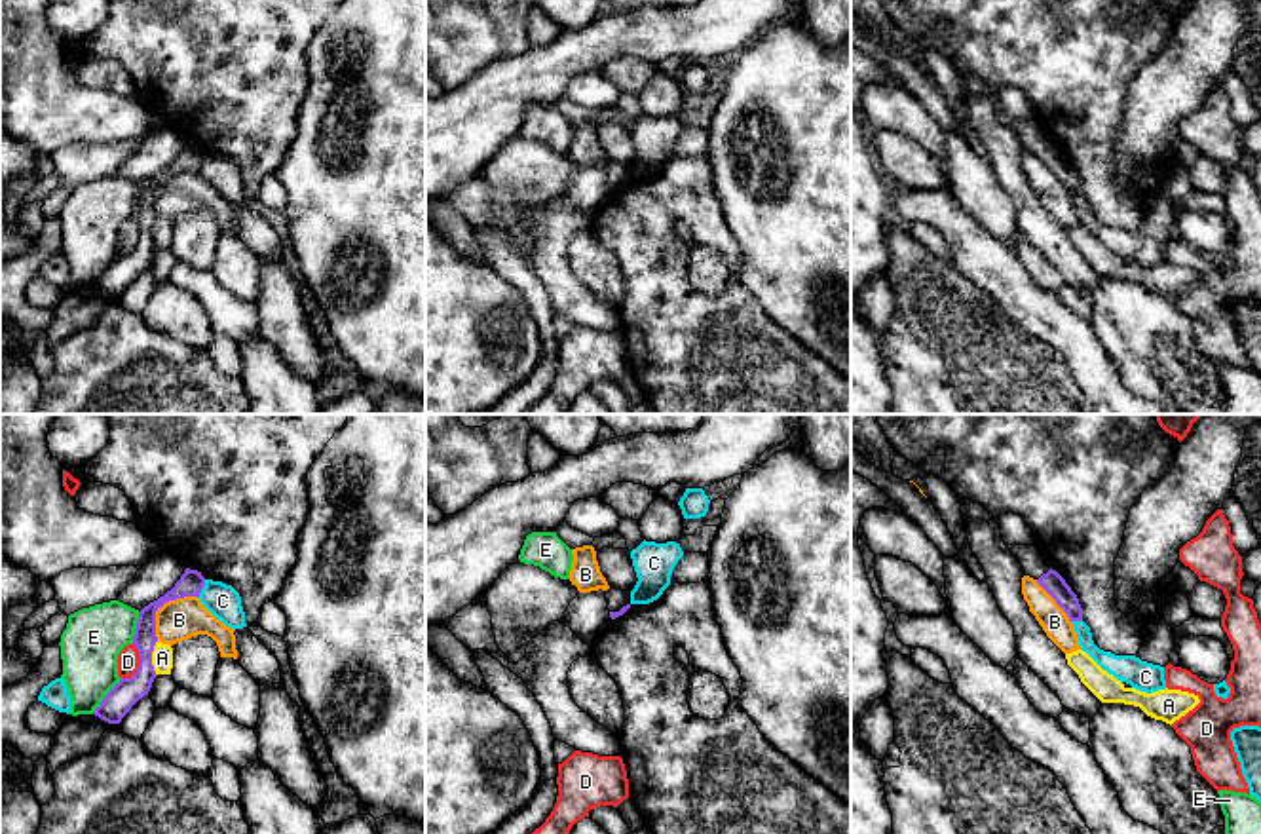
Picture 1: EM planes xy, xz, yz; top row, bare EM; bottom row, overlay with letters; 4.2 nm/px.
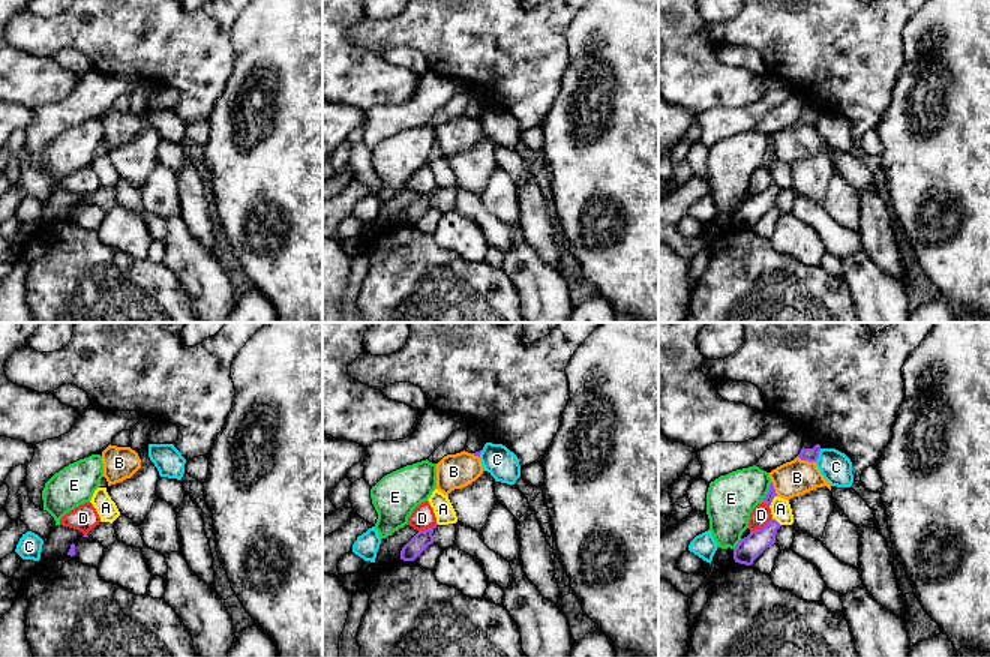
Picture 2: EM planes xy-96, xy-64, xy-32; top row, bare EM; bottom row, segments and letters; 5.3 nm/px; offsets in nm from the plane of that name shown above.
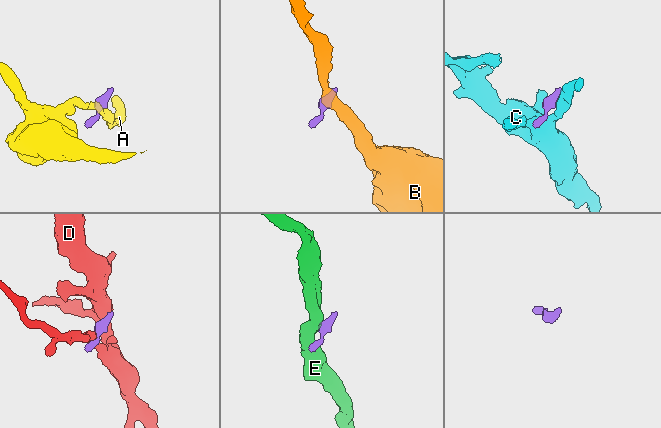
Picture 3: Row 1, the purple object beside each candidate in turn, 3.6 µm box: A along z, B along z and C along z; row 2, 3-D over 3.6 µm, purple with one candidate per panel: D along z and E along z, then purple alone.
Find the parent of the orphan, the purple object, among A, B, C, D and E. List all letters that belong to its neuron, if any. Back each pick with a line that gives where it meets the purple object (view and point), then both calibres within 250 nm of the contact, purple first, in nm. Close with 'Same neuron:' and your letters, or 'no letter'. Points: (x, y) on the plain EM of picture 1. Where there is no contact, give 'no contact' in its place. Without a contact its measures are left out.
Same neuron: no letter

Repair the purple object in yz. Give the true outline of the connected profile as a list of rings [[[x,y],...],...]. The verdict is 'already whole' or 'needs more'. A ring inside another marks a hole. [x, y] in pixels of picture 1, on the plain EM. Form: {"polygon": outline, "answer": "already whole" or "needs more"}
{"polygon": [[[1035,118],[1007,122],[1022,139],[1026,150],[1033,152],[1056,175],[1056,179],[1067,188],[1069,196],[1082,196],[1082,182],[1077,169],[1065,154],[1045,137]]], "answer": "needs more"}

